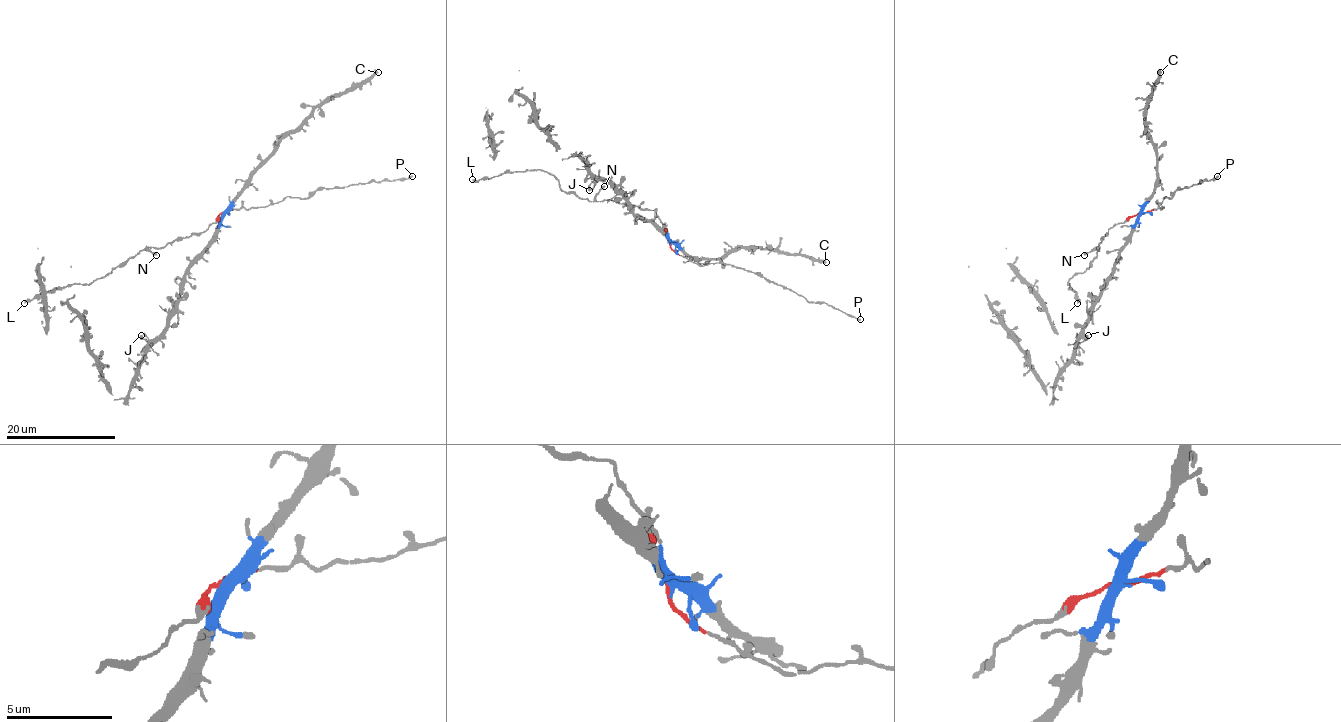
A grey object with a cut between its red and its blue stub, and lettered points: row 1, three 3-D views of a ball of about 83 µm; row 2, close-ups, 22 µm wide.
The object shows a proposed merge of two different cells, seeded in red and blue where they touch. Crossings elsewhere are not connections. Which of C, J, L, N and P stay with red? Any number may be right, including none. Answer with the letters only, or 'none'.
L, N, P

